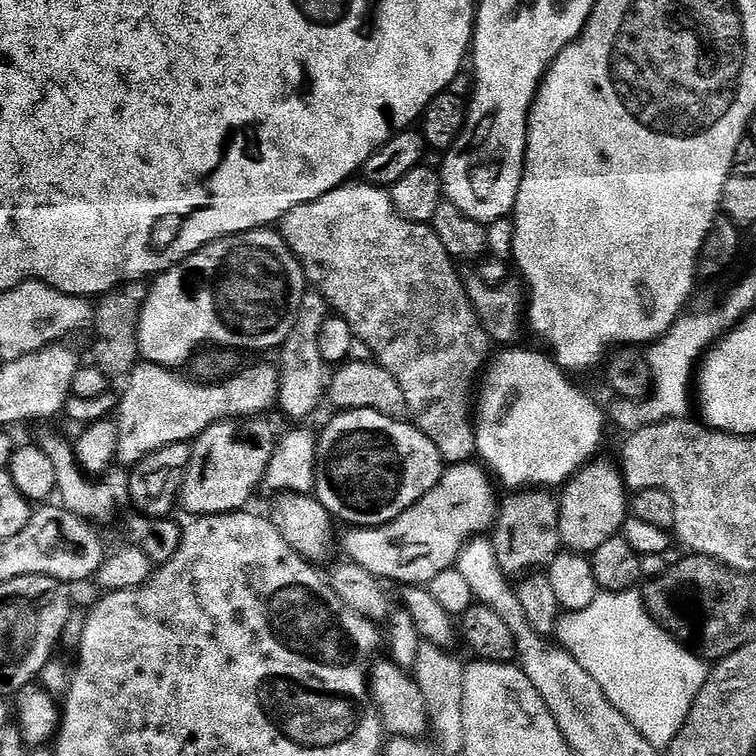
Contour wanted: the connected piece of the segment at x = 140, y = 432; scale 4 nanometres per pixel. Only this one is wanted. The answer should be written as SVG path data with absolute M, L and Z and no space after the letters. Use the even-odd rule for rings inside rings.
M140 362L132 369L127 377L128 385L124 388L120 400L118 396L118 412L120 416L116 420L118 430L118 450L116 460L125 466L137 464L144 459L149 452L156 452L171 444L188 444L202 435L211 424L217 424L223 420L243 420L245 418L260 418L271 408L277 407L279 398L280 373L275 367L262 364L258 368L250 368L246 372L239 371L236 375L221 382L193 382L191 379L182 380L175 376L175 371L164 368L160 364Z

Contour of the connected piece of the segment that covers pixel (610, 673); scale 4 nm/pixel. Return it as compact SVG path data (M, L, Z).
M597 591L594 602L581 612L561 615L554 633L560 639L559 647L569 652L601 686L609 702L638 730L638 734L659 750L667 749L669 742L682 730L702 686L708 680L709 665L704 665L692 652L687 652L676 640L668 637L657 617L649 614L639 591Z

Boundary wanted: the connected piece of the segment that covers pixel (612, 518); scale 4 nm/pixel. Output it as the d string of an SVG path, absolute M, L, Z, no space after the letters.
M593 459L584 465L567 484L563 485L561 496L558 496L560 505L560 538L565 549L581 554L591 554L610 538L614 538L623 529L624 521L629 519L630 504L625 498L626 485L621 469L616 468L608 460Z

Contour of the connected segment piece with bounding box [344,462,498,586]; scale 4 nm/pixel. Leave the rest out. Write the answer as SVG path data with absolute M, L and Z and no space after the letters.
M469 462L445 467L444 474L440 477L437 484L433 486L417 504L410 506L410 510L406 510L398 518L391 520L388 524L384 524L380 528L352 528L351 530L345 531L348 533L344 536L344 552L346 554L344 556L353 564L357 564L364 570L368 570L370 574L376 576L381 581L397 580L397 585L400 586L428 586L432 579L438 577L438 574L442 574L443 571L451 569L453 565L457 563L460 552L463 550L465 544L473 538L483 537L485 533L495 525L496 513L498 511L498 496L496 500L496 492L492 489L493 481L490 479L489 473L485 471L483 467L477 466L477 468L475 468L474 465L475 463Z

